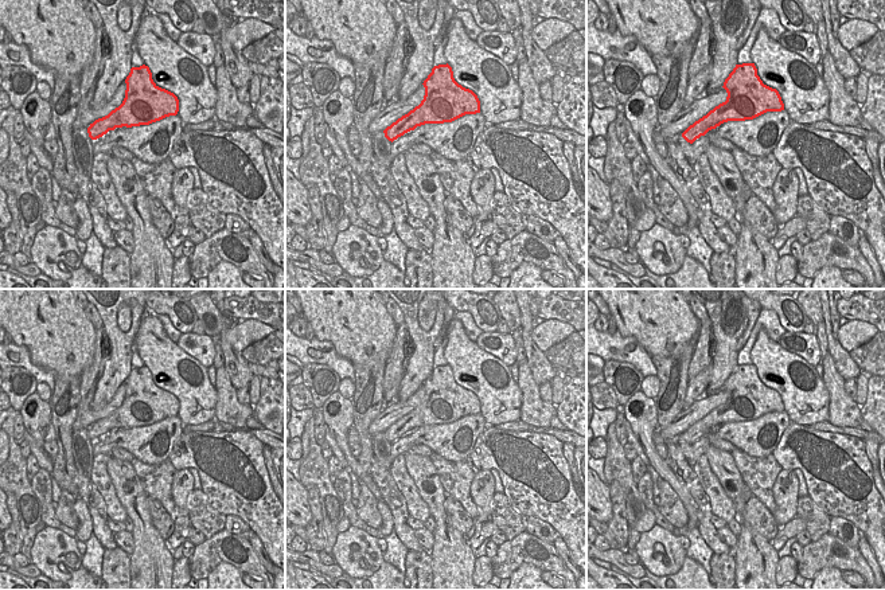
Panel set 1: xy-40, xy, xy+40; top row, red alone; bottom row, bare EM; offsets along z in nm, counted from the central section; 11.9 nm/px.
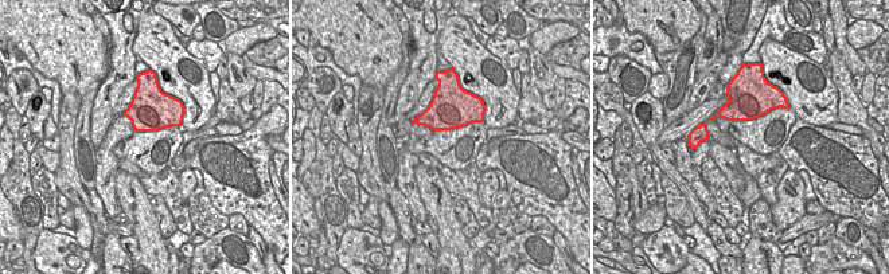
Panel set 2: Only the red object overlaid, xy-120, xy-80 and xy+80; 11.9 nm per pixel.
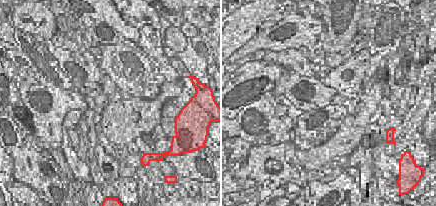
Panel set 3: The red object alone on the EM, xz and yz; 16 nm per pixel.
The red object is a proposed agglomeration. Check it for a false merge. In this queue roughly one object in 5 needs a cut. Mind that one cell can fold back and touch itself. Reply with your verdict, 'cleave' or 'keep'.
keep

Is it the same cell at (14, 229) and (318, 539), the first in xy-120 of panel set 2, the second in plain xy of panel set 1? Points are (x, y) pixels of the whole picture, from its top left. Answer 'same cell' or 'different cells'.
different cells

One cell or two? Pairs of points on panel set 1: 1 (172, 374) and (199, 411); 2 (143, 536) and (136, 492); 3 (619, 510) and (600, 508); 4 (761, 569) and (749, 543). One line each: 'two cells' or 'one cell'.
1: one cell
2: one cell
3: two cells
4: one cell

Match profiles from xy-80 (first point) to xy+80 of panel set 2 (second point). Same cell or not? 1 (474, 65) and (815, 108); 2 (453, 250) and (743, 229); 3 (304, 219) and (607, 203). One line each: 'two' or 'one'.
1: one
2: two
3: one

